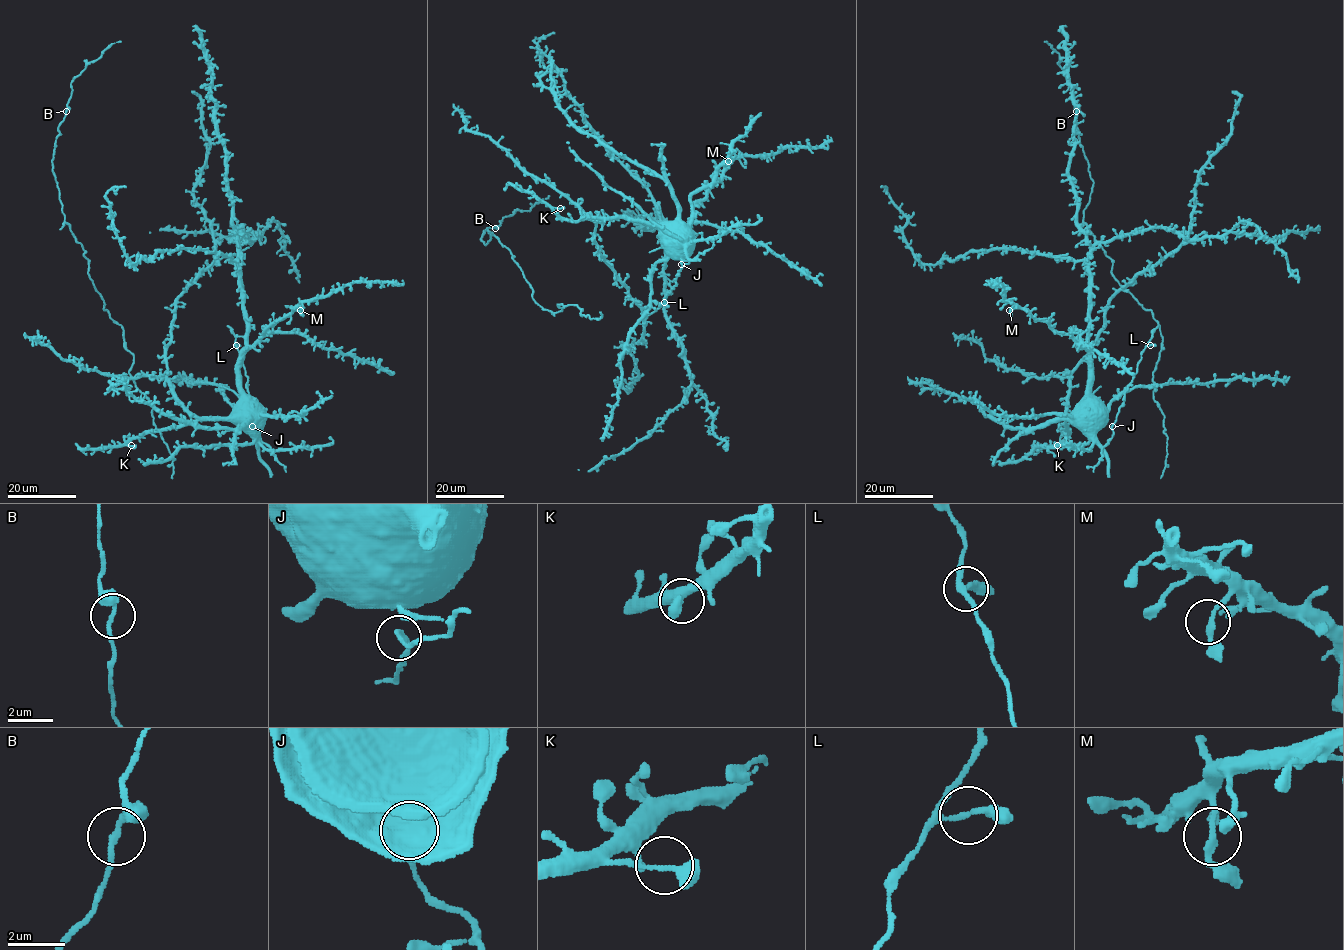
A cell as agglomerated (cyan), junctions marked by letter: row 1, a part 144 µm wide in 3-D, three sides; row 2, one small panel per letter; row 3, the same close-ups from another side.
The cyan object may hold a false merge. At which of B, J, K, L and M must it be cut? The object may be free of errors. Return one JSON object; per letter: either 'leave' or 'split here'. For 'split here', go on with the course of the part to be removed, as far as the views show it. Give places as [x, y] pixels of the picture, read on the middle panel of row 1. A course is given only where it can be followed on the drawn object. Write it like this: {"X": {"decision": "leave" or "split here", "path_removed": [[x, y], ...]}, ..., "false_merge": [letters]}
{"B": {"decision": "leave"}, "J": {"decision": "leave"}, "K": {"decision": "leave"}, "L": {"decision": "leave"}, "M": {"decision": "leave"}, "false_merge": []}

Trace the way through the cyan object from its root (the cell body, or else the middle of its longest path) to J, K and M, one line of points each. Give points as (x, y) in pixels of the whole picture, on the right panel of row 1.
J: (1095, 425), (1103, 421), (1112, 426)
K: (1095, 425), (1085, 426), (1076, 419), (1068, 419), (1069, 434), (1057, 445)
M: (1095, 425), (1100, 406), (1091, 393), (1089, 353), (1069, 334), (1057, 333), (1025, 310), (1015, 305), (1009, 310)

